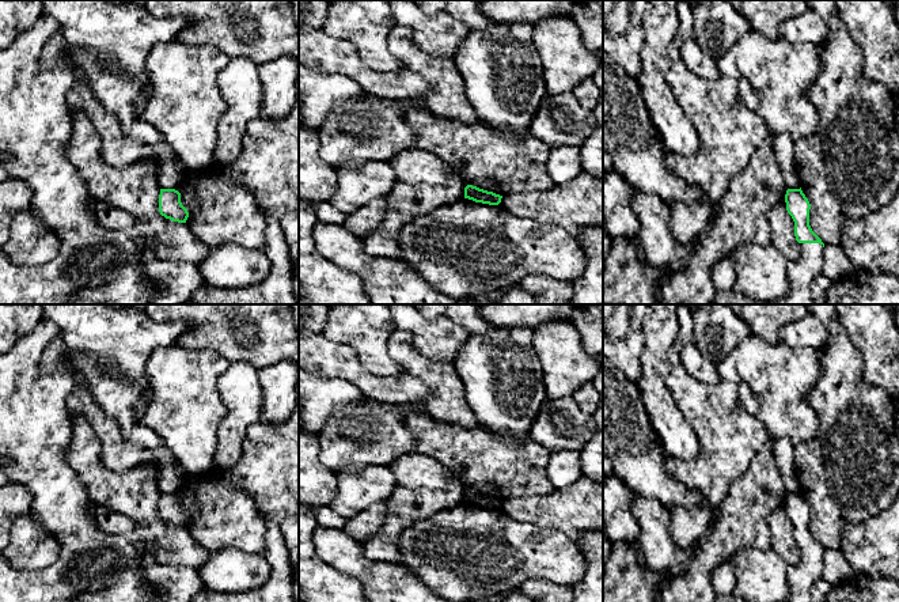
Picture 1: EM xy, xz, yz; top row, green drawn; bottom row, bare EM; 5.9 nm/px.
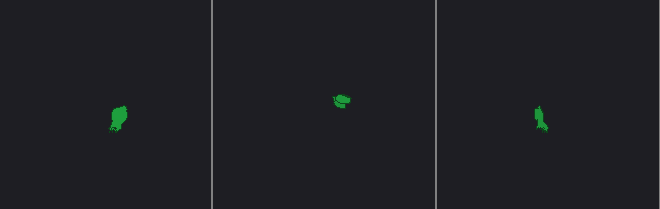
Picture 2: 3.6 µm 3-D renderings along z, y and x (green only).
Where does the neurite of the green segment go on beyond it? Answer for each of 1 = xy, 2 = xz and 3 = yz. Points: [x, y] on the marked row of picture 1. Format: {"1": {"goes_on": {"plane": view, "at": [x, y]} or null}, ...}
{"1": {"goes_on": null}, "2": {"goes_on": null}, "3": {"goes_on": {"plane": "yz", "at": [800, 272]}}}

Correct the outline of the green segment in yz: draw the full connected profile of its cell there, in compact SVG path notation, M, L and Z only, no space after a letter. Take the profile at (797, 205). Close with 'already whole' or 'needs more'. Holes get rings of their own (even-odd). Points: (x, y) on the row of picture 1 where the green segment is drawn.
M788 189L785 194L786 211L794 222L794 236L800 243L797 260L786 265L789 294L766 304L815 304L811 295L813 277L820 272L824 243L809 226L811 204L800 189Z; needs more

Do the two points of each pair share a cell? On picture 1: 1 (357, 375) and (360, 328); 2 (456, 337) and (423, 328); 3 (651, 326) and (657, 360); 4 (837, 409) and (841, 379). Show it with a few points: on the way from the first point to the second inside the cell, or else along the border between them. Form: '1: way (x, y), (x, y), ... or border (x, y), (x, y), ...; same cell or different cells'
1: border (333, 340), (349, 344), (372, 374), (386, 377); different cells
2: way (448, 337), (431, 336); same cell
3: way (656, 334), (656, 352); same cell
4: way (841, 402), (841, 386); same cell

